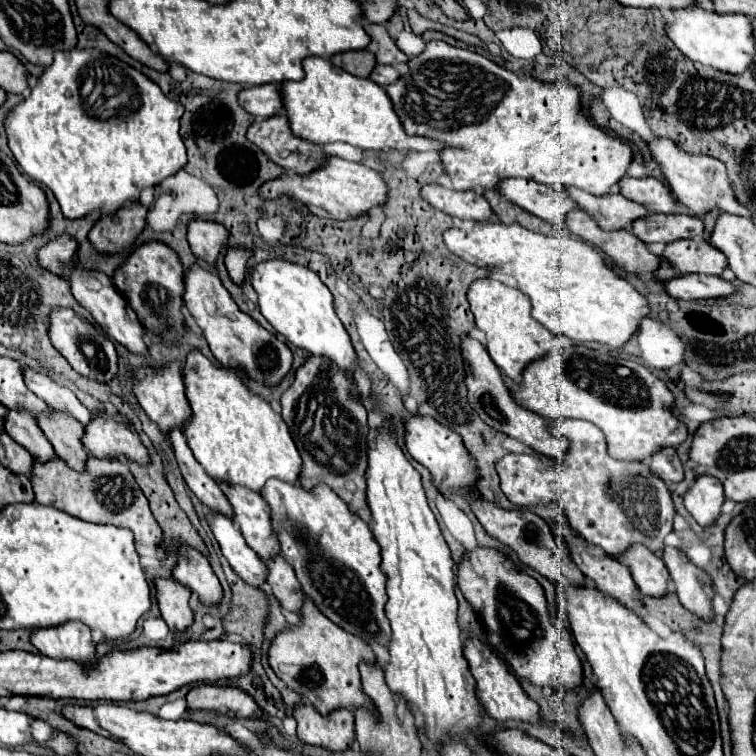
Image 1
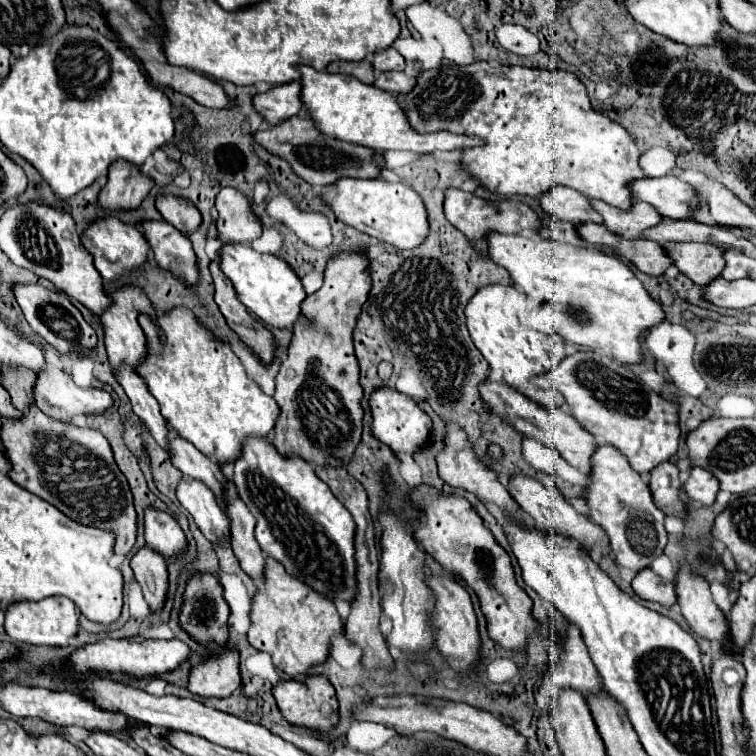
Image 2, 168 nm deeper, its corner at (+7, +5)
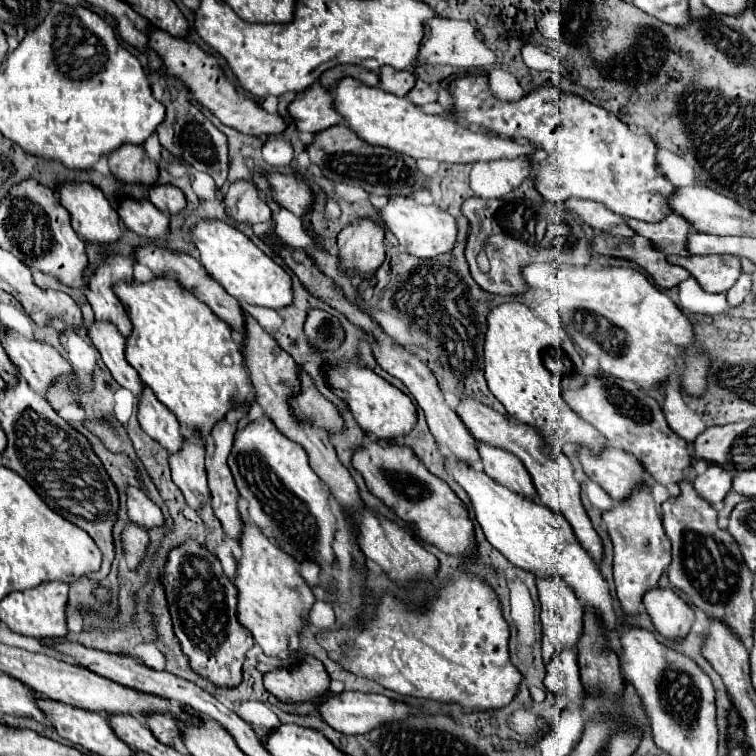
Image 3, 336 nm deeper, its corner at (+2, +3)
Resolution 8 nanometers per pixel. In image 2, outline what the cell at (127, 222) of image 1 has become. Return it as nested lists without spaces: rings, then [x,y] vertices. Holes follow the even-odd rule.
[[[115,161],[115,165],[111,165],[111,173],[107,173],[107,185],[101,189],[99,205],[111,209],[135,209],[149,195],[153,185],[153,179],[135,169],[135,165],[127,165],[127,161]]]

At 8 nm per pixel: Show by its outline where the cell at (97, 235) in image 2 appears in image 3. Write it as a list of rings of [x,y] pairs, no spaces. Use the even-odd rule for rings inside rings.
[[[62,185],[58,187],[60,193],[60,203],[68,209],[68,213],[72,215],[72,227],[74,231],[92,245],[110,245],[116,243],[122,237],[122,225],[120,225],[120,217],[118,213],[112,209],[110,201],[102,195],[100,189],[96,189],[94,185]]]

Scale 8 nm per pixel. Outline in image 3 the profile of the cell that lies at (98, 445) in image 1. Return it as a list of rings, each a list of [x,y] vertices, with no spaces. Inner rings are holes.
[[[8,329],[8,335],[4,335],[4,347],[10,359],[16,363],[22,379],[38,395],[46,395],[48,387],[54,385],[56,379],[74,377],[70,363],[46,343],[28,341],[16,331]]]

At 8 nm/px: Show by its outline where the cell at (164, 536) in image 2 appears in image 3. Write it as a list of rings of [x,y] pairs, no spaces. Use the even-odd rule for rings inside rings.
[[[128,487],[128,515],[146,531],[154,527],[164,527],[166,523],[160,507],[140,487]]]

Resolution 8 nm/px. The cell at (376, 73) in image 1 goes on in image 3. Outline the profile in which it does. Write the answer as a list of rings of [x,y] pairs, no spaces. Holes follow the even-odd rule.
[[[422,79],[416,81],[416,85],[408,91],[406,95],[408,101],[412,101],[414,105],[422,105],[422,103],[430,103],[430,101],[436,101],[436,93],[430,89],[428,83],[424,83]]]

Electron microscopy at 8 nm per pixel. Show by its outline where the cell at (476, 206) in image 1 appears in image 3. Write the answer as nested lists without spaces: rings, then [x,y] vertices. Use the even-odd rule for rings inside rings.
[[[470,197],[462,203],[462,215],[470,223],[470,233],[466,239],[466,261],[470,265],[474,281],[484,287],[490,293],[496,295],[512,295],[522,293],[526,289],[522,281],[522,267],[530,261],[560,261],[568,265],[588,265],[590,263],[590,243],[580,227],[580,219],[566,211],[560,205],[560,211],[546,203],[534,203],[530,199],[482,199],[482,197]]]

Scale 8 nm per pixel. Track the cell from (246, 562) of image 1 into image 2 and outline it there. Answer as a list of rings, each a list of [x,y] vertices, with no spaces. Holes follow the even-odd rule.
[[[181,479],[177,485],[177,499],[179,503],[191,513],[201,533],[213,541],[223,543],[221,539],[229,541],[229,521],[223,509],[215,505],[215,495],[199,481],[185,481]]]

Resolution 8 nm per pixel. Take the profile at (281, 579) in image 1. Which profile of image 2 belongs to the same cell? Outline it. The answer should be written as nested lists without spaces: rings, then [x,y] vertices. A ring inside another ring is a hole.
[[[235,485],[227,489],[227,517],[229,517],[229,535],[231,535],[231,551],[241,563],[241,569],[253,579],[261,581],[261,573],[265,567],[265,553],[255,541],[255,517],[249,513],[247,505],[239,499]]]

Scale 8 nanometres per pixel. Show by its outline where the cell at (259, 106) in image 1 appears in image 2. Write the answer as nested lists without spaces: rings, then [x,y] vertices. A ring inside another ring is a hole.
[[[293,81],[281,87],[269,89],[267,93],[259,93],[255,95],[253,105],[271,125],[279,125],[279,121],[285,121],[287,117],[301,115],[303,111],[301,81]]]

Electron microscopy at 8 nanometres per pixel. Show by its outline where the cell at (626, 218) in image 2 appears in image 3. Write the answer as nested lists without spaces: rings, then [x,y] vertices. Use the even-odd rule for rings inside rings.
[[[676,213],[666,215],[658,223],[640,223],[636,219],[624,219],[628,227],[636,231],[636,235],[646,237],[652,247],[664,251],[664,255],[688,255],[686,251],[686,235],[692,231],[688,221]]]

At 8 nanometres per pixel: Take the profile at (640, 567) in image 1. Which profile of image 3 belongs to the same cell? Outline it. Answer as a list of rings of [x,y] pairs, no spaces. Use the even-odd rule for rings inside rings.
[[[656,585],[648,589],[648,593],[644,593],[644,605],[652,617],[654,629],[668,639],[684,637],[694,623],[692,607],[668,587]]]

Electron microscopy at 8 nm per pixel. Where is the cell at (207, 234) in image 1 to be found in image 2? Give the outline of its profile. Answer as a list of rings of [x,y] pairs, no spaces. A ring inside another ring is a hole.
[[[157,195],[155,207],[167,223],[171,223],[183,233],[191,233],[201,225],[201,215],[197,207],[193,207],[187,199],[181,199],[177,195]]]

